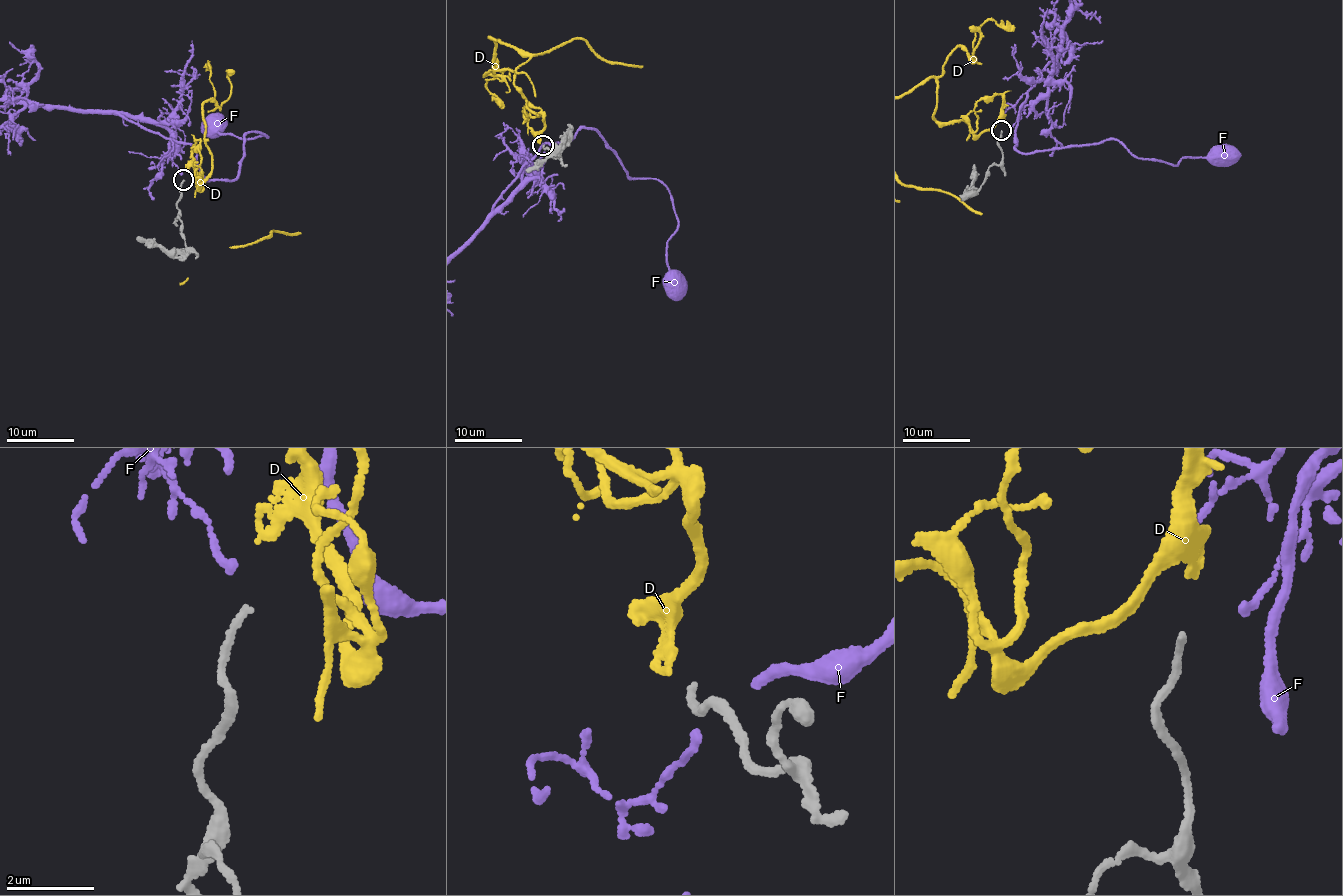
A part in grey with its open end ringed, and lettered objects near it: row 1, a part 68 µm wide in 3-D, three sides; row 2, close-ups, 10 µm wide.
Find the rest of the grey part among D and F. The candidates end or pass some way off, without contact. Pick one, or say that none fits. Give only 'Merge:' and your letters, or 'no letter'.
Merge: D

